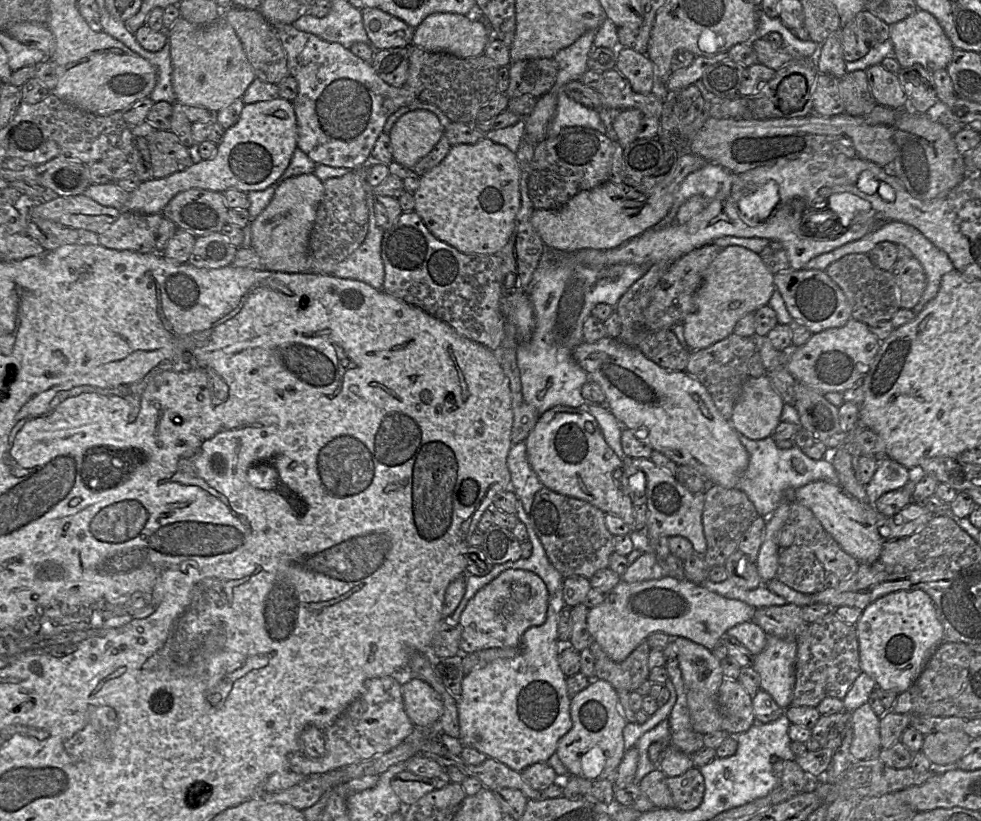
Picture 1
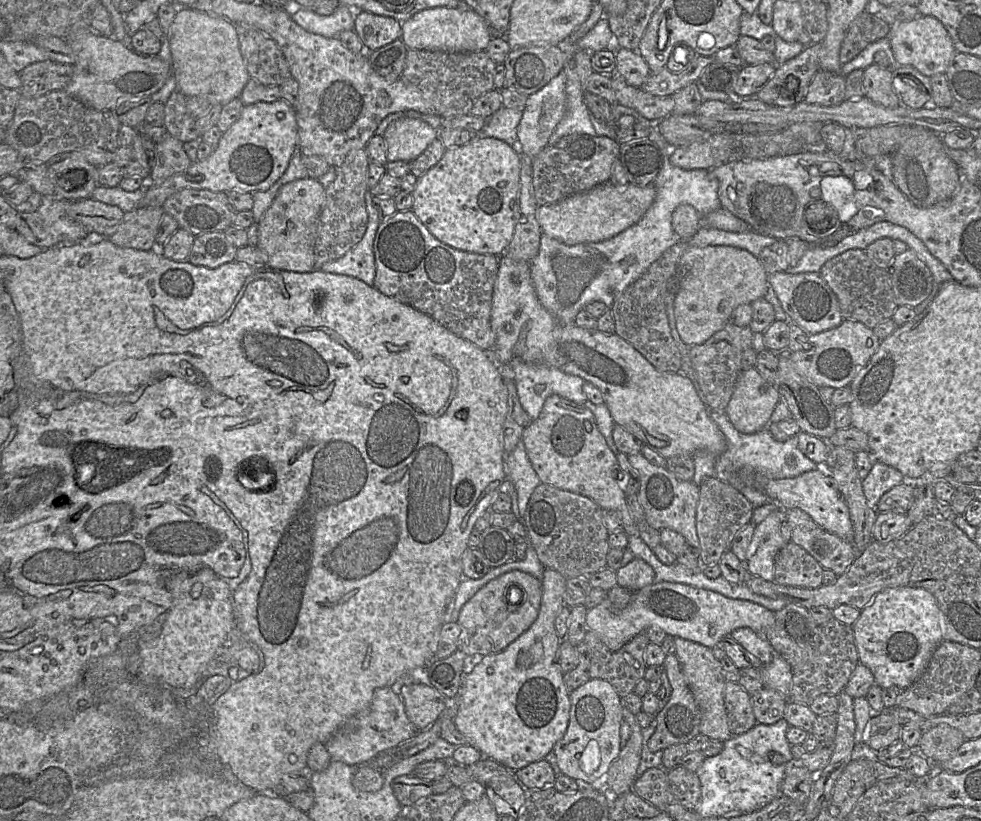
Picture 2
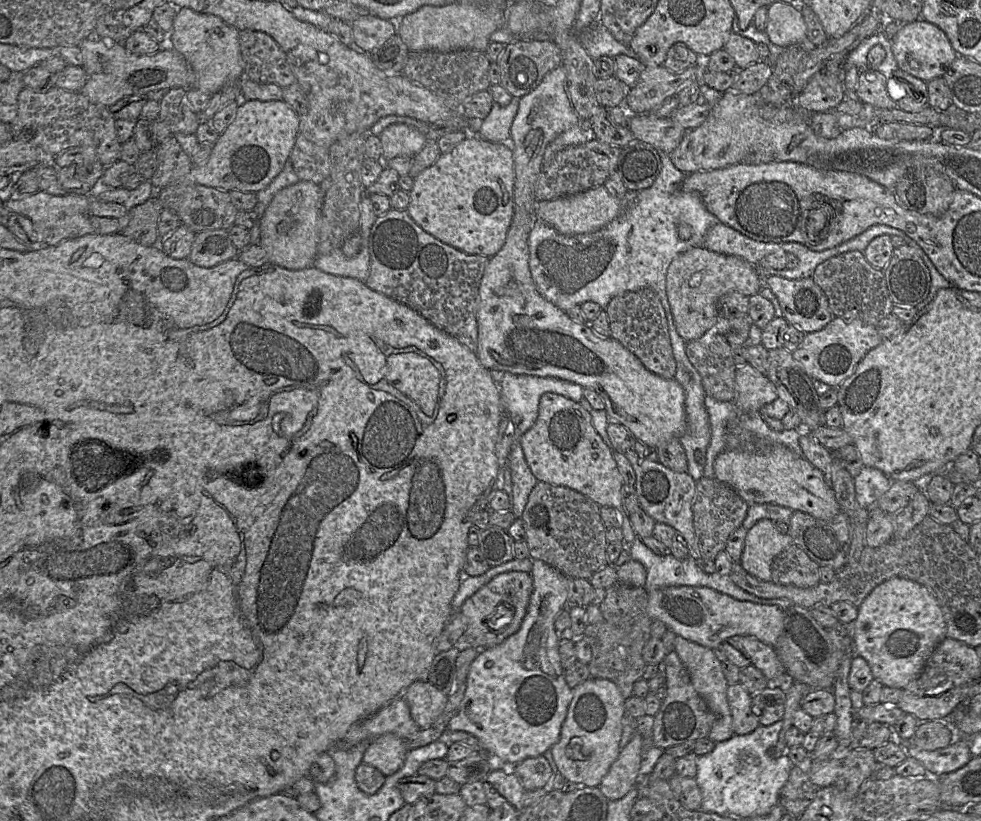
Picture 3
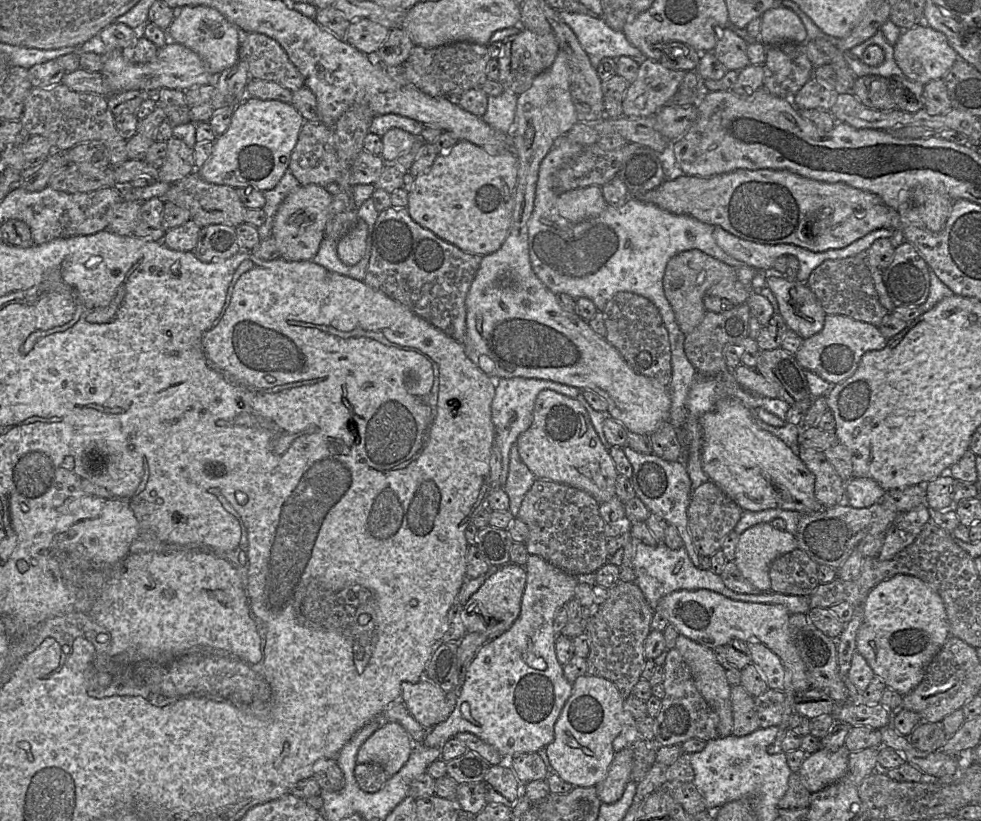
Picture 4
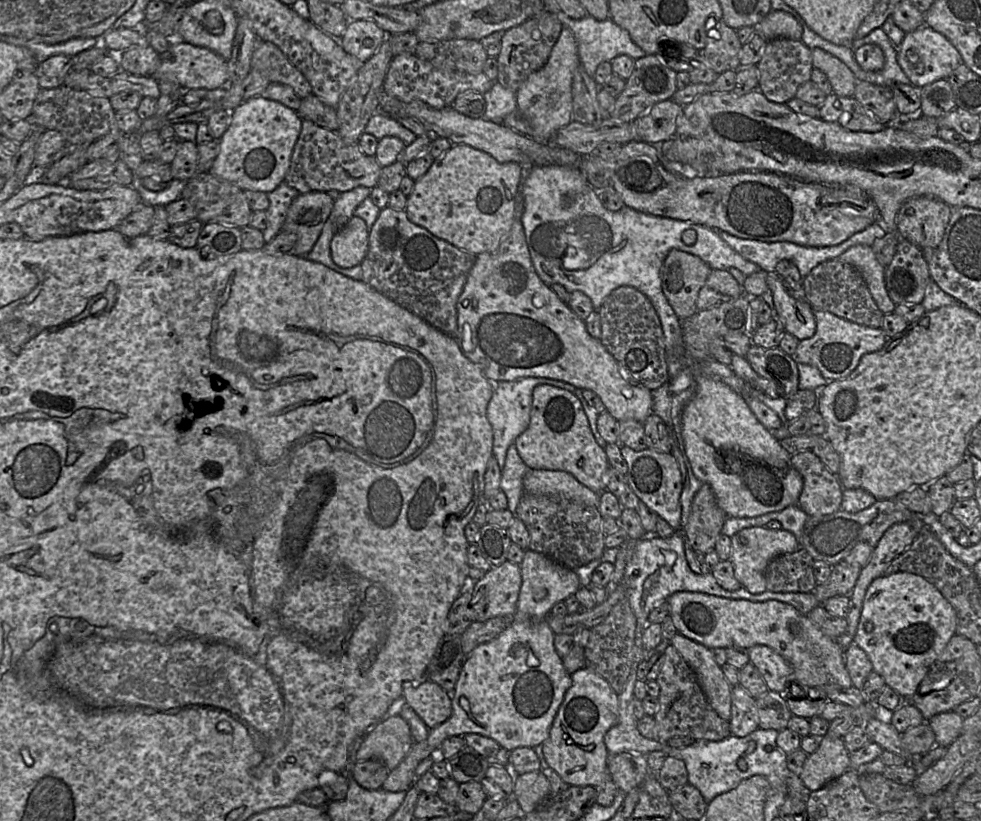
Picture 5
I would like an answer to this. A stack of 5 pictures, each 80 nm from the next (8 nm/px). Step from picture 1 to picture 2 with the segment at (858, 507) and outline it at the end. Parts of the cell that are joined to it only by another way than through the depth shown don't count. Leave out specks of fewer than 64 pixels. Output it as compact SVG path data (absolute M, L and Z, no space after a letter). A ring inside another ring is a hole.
M818 465L817 470L805 472L795 478L761 480L763 491L780 508L799 508L809 514L814 522L824 530L852 543L854 532L849 508L837 487L836 481L829 475L829 472L823 471L823 466Z

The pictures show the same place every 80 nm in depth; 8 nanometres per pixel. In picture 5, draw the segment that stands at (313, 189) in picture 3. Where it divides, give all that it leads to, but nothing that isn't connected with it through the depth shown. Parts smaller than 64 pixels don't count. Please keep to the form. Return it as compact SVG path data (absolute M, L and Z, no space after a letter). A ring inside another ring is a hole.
M309 192L300 193L291 203L285 222L281 231L286 231L296 235L297 240L295 246L287 254L293 254L296 256L306 257L312 250L316 241L318 240L324 224L328 220L333 207L334 198L332 198L327 192Z

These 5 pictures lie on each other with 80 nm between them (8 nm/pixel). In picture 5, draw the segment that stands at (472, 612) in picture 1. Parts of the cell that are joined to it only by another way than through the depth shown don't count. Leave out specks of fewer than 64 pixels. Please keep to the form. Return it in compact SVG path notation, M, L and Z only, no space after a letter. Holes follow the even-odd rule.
M505 561L493 567L483 578L475 582L470 607L474 610L473 621L486 621L494 617L513 617L516 612L518 597L522 585L519 564Z

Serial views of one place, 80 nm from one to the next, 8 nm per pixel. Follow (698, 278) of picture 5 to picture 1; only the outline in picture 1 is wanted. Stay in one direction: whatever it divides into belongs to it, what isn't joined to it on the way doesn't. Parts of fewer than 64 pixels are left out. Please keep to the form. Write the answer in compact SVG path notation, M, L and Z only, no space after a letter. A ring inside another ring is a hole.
M739 245L722 248L706 269L693 307L681 323L688 348L700 350L726 338L742 316L767 305L776 288L773 275L757 253Z

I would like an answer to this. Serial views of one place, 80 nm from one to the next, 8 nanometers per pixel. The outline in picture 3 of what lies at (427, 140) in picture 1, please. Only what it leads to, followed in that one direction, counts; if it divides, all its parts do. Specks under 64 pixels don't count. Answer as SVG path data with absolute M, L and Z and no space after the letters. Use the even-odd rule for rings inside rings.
M403 123L391 124L379 135L383 148L383 161L397 156L415 156L427 142L417 128Z

